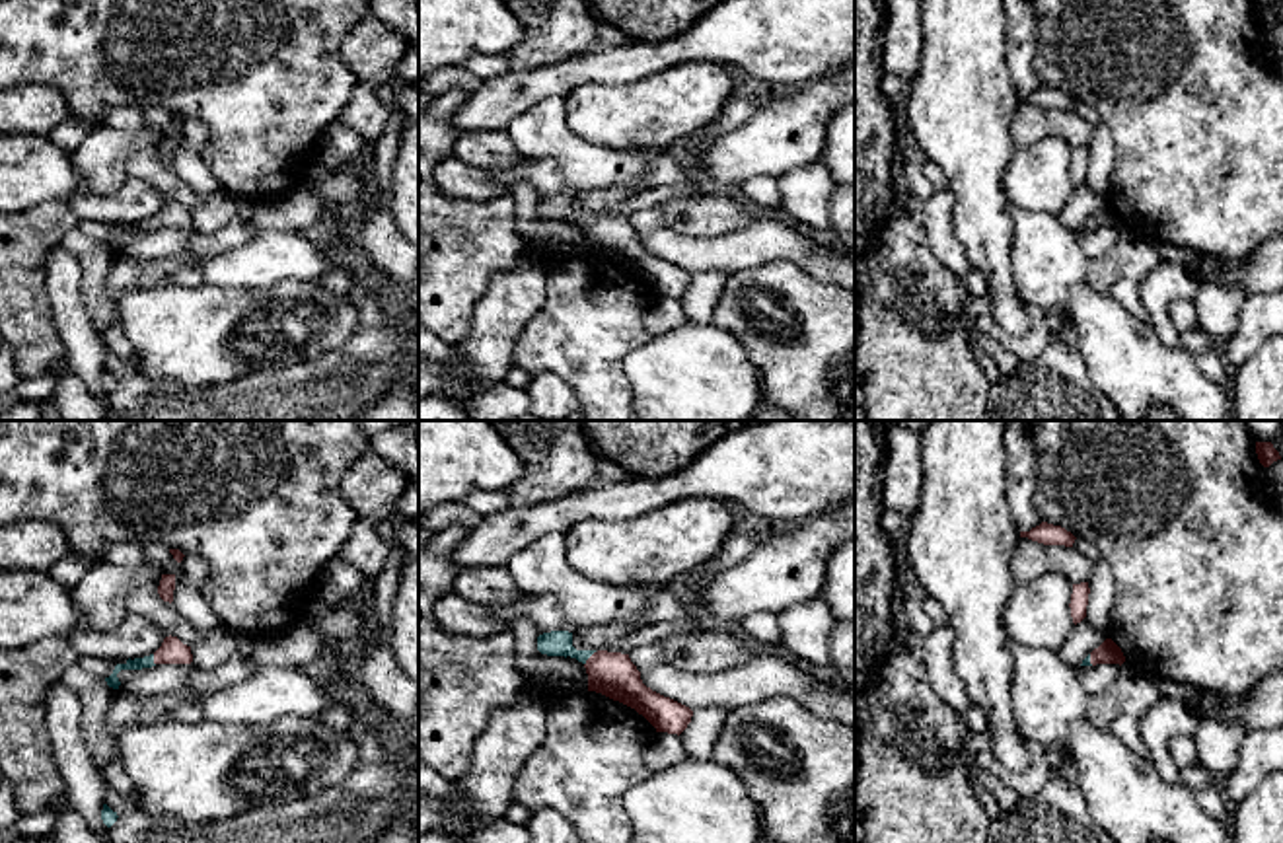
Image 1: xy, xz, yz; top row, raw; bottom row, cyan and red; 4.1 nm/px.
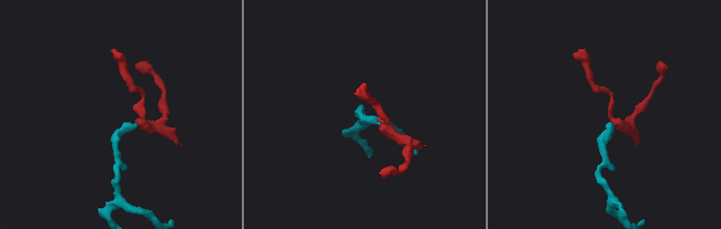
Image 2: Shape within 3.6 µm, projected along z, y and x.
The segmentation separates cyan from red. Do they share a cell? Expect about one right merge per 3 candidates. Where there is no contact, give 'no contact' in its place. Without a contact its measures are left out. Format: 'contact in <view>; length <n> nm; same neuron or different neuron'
contact in xz; length 80 nm; same neuron

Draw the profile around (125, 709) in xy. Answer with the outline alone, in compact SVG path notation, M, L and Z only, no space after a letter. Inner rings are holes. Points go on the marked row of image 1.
M117 689L113 703L107 711L107 726L121 736L128 728L138 724L140 713L148 695L140 695L134 691Z

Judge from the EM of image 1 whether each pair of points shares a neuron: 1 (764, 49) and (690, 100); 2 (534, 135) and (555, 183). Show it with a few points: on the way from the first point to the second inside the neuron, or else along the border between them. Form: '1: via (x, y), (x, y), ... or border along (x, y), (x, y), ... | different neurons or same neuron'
1: border along (725, 65), (682, 63), (678, 67) | different neurons
2: border along (520, 156), (553, 158), (573, 193) | different neurons

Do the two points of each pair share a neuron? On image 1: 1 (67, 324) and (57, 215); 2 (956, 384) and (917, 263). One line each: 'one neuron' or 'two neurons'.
1: two neurons
2: one neuron

